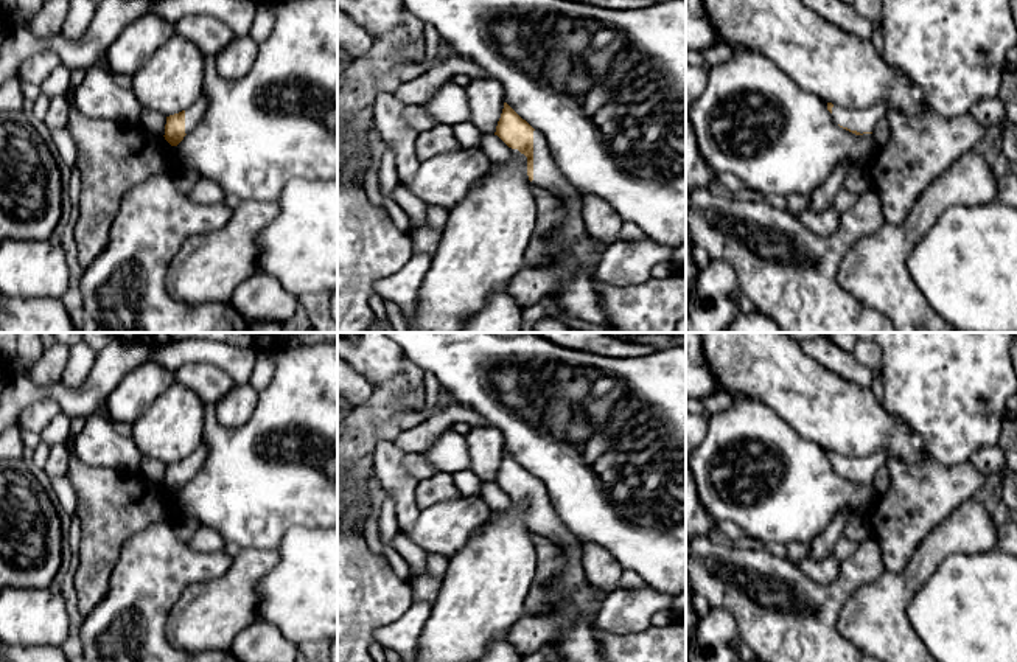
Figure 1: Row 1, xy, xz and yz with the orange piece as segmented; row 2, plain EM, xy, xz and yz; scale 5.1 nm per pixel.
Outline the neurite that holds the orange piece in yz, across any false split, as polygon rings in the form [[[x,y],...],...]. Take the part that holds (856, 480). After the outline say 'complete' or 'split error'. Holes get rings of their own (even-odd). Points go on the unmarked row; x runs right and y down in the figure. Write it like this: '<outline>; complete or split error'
[[[827,451],[827,458],[840,476],[855,483],[872,482],[877,469],[888,462],[888,455],[885,452],[879,452],[863,458],[852,458]]]; split error

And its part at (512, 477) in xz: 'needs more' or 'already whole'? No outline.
needs more

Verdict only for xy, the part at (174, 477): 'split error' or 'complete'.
split error

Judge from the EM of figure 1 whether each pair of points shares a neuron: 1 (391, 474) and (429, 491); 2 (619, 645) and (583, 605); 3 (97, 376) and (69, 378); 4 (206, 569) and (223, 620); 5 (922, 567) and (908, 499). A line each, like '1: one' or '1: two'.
1: two
2: two
3: two
4: two
5: two

